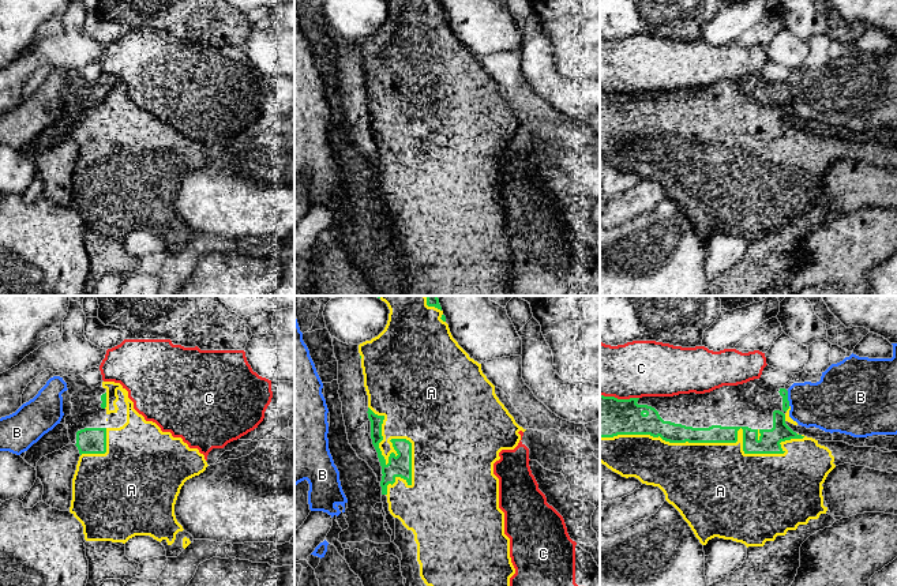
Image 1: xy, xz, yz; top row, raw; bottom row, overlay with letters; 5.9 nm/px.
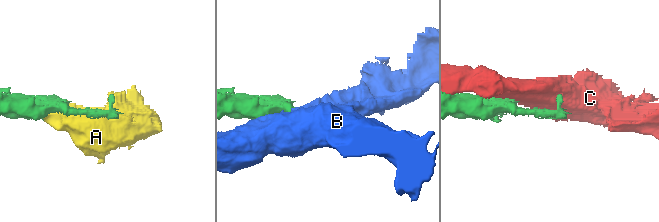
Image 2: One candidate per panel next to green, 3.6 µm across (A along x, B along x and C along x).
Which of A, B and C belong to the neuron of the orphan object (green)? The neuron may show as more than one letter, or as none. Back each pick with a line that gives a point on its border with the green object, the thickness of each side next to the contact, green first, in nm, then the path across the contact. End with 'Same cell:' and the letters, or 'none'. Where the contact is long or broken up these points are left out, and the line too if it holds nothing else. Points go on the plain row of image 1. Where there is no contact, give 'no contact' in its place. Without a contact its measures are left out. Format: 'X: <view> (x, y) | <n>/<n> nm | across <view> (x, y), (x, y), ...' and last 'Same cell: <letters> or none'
A: yz (721, 136) | 110/480 nm
Same cell: A

